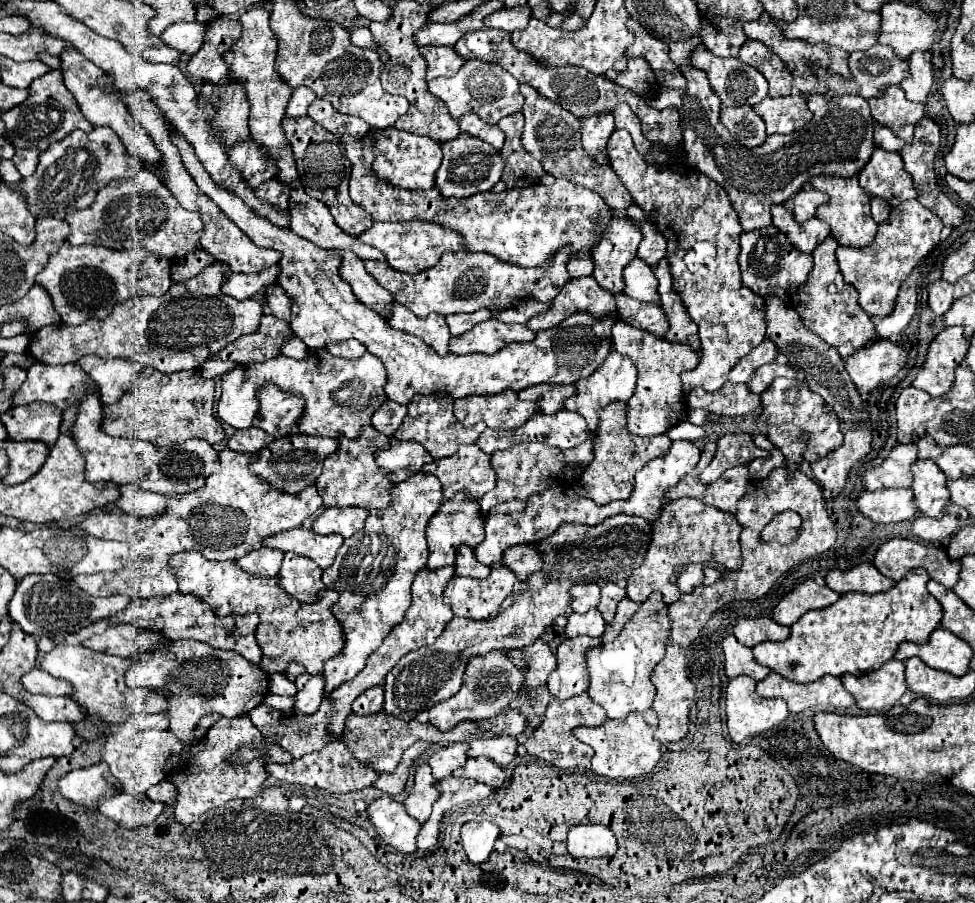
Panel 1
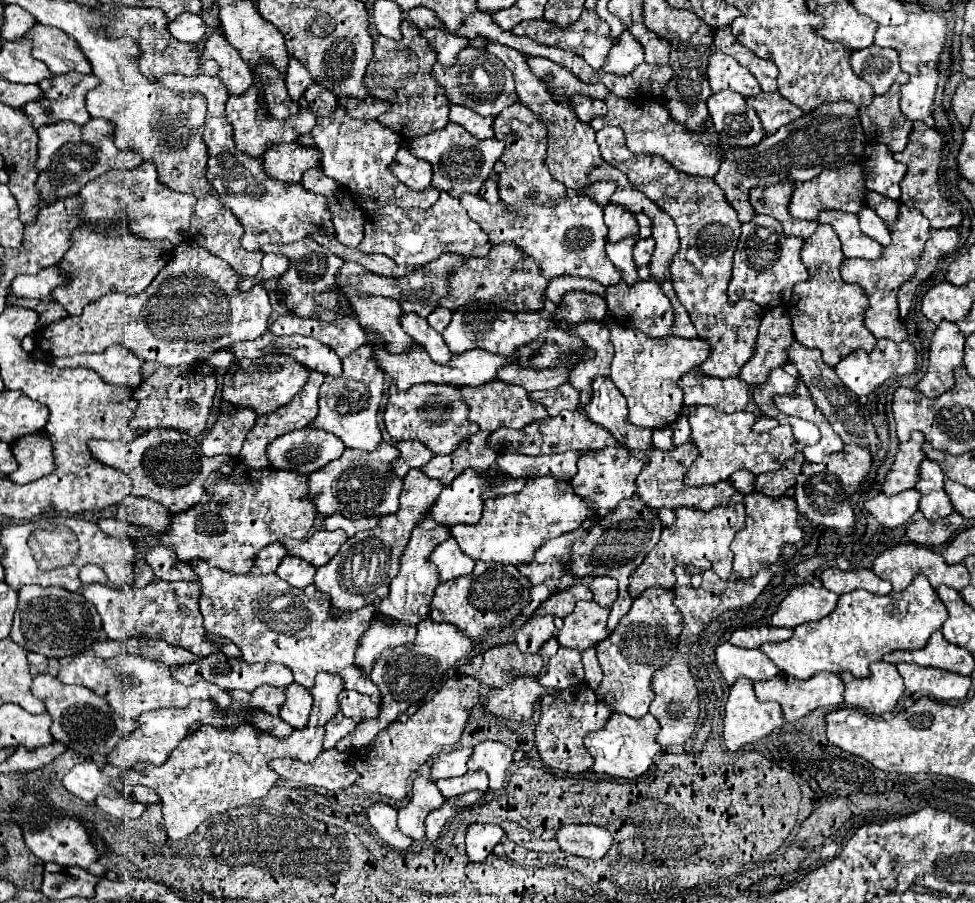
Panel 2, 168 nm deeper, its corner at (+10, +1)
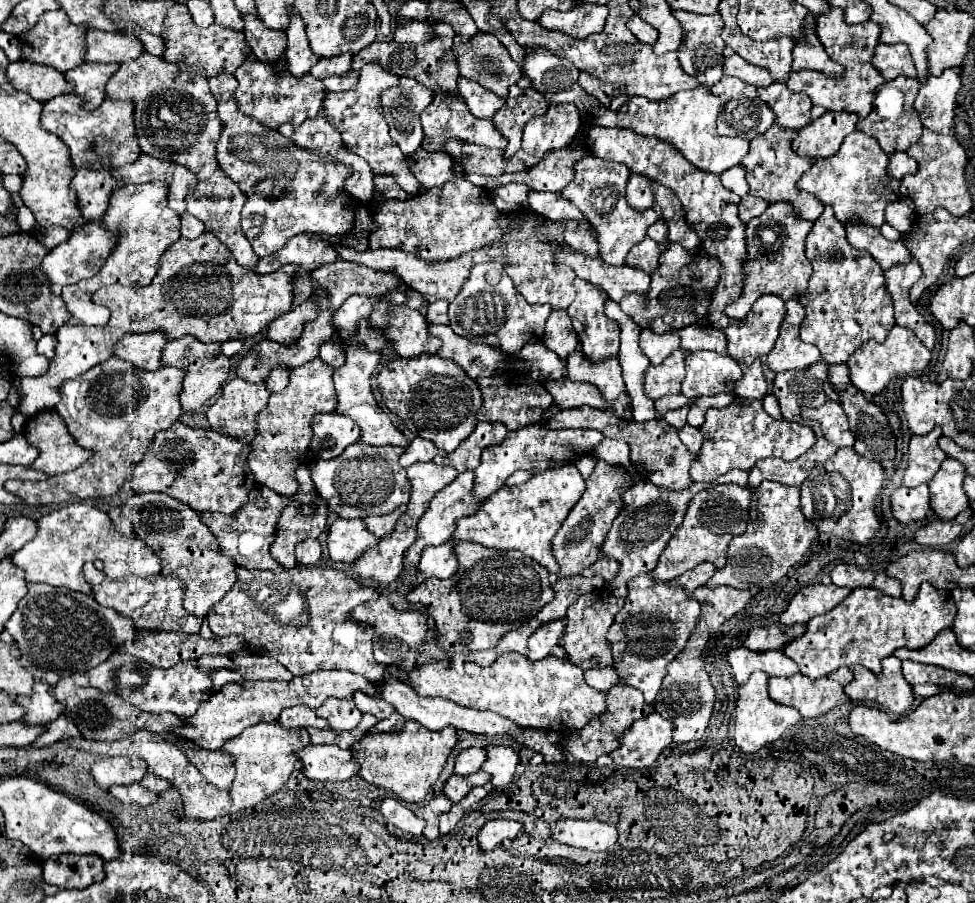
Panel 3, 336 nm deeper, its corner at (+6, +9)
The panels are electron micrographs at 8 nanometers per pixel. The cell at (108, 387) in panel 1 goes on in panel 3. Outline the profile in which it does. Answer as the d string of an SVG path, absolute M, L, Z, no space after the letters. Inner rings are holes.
M162 332L128 334L114 344L114 356L132 362L142 370L158 370L162 366L160 352L166 340Z

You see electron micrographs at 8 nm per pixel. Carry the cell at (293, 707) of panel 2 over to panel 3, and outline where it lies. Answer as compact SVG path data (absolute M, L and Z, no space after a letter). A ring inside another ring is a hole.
M294 706L282 710L278 724L284 728L328 728L328 722L324 718L318 718L316 712L308 706Z

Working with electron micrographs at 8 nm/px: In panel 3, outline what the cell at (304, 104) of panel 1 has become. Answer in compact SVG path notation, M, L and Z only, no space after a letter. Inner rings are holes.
M292 14L292 22L286 30L286 36L288 36L288 48L286 48L288 70L290 70L290 74L300 78L302 74L310 72L310 68L314 66L314 62L318 62L318 58L312 54L312 50L308 46L304 24L298 14Z

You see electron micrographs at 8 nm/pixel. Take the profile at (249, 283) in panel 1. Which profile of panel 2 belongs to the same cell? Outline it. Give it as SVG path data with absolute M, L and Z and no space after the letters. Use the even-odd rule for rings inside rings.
M268 252L268 254L264 254L264 258L262 258L262 268L260 268L260 272L258 272L256 276L252 276L252 278L242 278L240 290L248 290L250 286L254 286L254 284L258 284L258 282L276 278L276 276L284 274L288 268L290 268L290 258L286 258L284 254Z

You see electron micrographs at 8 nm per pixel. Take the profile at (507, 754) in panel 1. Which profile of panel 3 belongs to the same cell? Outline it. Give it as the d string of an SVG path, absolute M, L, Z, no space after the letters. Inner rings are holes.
M486 746L486 762L482 764L482 770L492 774L492 788L508 788L514 780L516 766L518 754L510 746Z

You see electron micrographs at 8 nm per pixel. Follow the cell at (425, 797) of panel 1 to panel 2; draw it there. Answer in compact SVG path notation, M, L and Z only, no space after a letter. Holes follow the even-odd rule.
M416 776L414 786L412 786L410 804L406 804L398 810L400 830L406 832L414 840L424 840L426 838L424 820L432 810L440 808L442 804L444 804L444 798L442 798L440 790L436 788L436 784L422 776Z

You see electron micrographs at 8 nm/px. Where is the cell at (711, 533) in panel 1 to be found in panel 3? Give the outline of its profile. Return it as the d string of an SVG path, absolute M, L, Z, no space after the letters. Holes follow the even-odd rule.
M722 484L716 486L714 490L706 490L696 498L692 498L682 526L678 526L678 530L666 544L666 550L658 558L658 566L652 572L654 580L660 582L674 580L682 572L694 568L700 562L712 562L716 568L722 568L726 564L726 548L730 540L746 530L748 512L750 512L750 490L736 484Z

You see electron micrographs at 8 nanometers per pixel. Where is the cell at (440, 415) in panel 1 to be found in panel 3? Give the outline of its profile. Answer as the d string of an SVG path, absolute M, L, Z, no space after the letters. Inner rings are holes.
M436 354L398 358L386 364L378 374L378 384L388 410L402 420L410 432L434 442L444 452L454 452L478 422L474 412L482 406L482 394L476 382L460 366Z

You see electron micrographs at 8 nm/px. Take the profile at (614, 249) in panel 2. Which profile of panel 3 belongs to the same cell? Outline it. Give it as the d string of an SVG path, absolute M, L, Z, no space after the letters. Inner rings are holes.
M584 156L580 162L576 162L574 170L576 170L576 178L562 190L564 198L572 200L580 208L580 212L586 216L586 220L594 226L598 234L602 260L606 260L608 264L618 264L618 266L624 264L630 248L646 236L648 226L654 224L660 218L660 214L652 208L640 214L626 204L624 188L628 184L628 166L606 162L596 156Z

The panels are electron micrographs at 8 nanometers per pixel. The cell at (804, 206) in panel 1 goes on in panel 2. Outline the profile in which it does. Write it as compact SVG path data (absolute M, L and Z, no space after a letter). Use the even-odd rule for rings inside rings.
M860 162L854 164L842 164L834 170L822 170L820 176L808 182L798 182L796 190L790 200L790 214L794 218L804 218L804 220L818 220L818 214L822 210L842 210L842 212L852 212L858 214L862 206L866 206L866 188L864 182L864 170Z

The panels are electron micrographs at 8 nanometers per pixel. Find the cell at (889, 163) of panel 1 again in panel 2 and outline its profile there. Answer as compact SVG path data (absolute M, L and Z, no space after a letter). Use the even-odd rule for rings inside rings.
M882 144L866 146L862 154L864 174L866 174L866 188L878 192L886 198L898 200L900 198L900 180L906 174L906 166L896 162L892 154Z

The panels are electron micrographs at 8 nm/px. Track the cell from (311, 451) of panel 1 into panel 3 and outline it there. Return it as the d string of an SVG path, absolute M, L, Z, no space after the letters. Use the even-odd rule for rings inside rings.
M330 412L330 414L316 414L312 418L312 440L310 452L320 454L322 460L332 460L342 454L350 444L354 444L360 436L360 428L350 422L348 416Z

